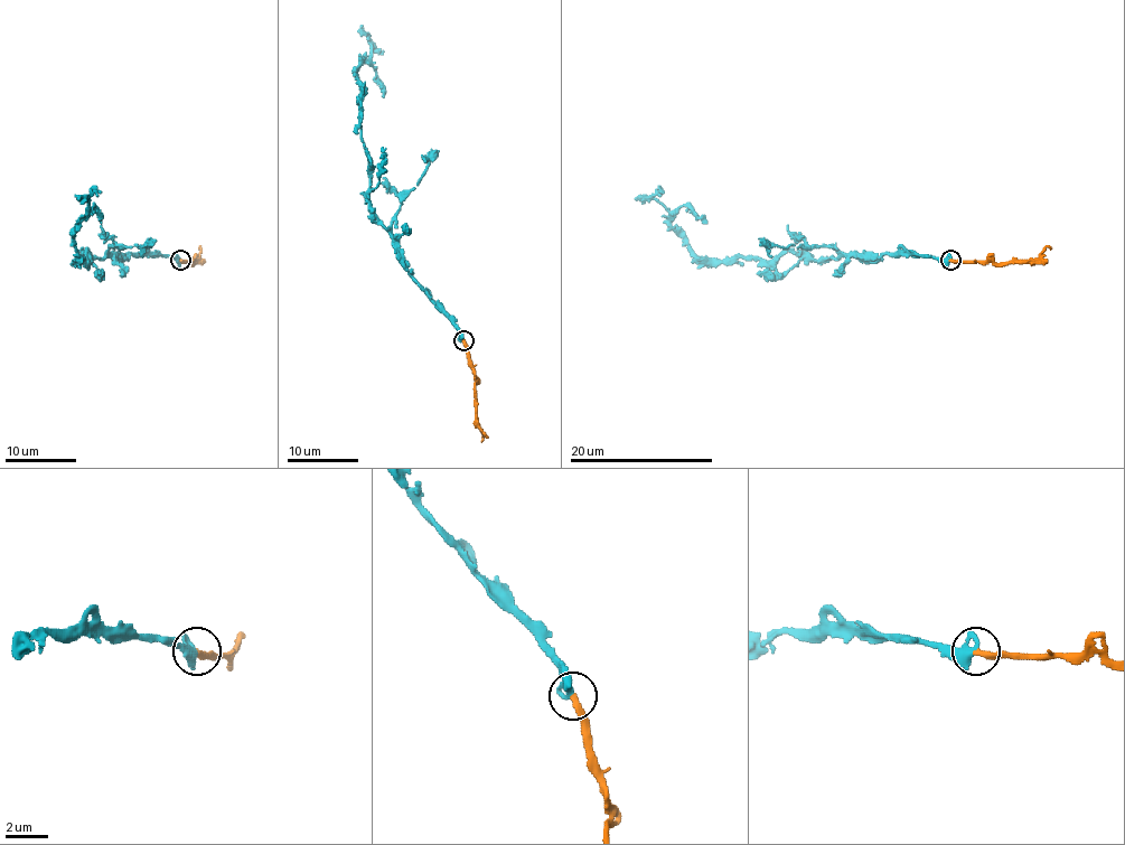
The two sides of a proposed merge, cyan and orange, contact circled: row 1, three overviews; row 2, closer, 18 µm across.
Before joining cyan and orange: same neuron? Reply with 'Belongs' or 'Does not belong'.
Belongs

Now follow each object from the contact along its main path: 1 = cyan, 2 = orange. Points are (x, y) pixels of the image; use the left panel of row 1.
1: (180, 261), (130, 253), (87, 259), (87, 252), (85, 261), (76, 261), (73, 232), (93, 205), (102, 223)
2: (180, 261), (193, 264), (198, 250)

